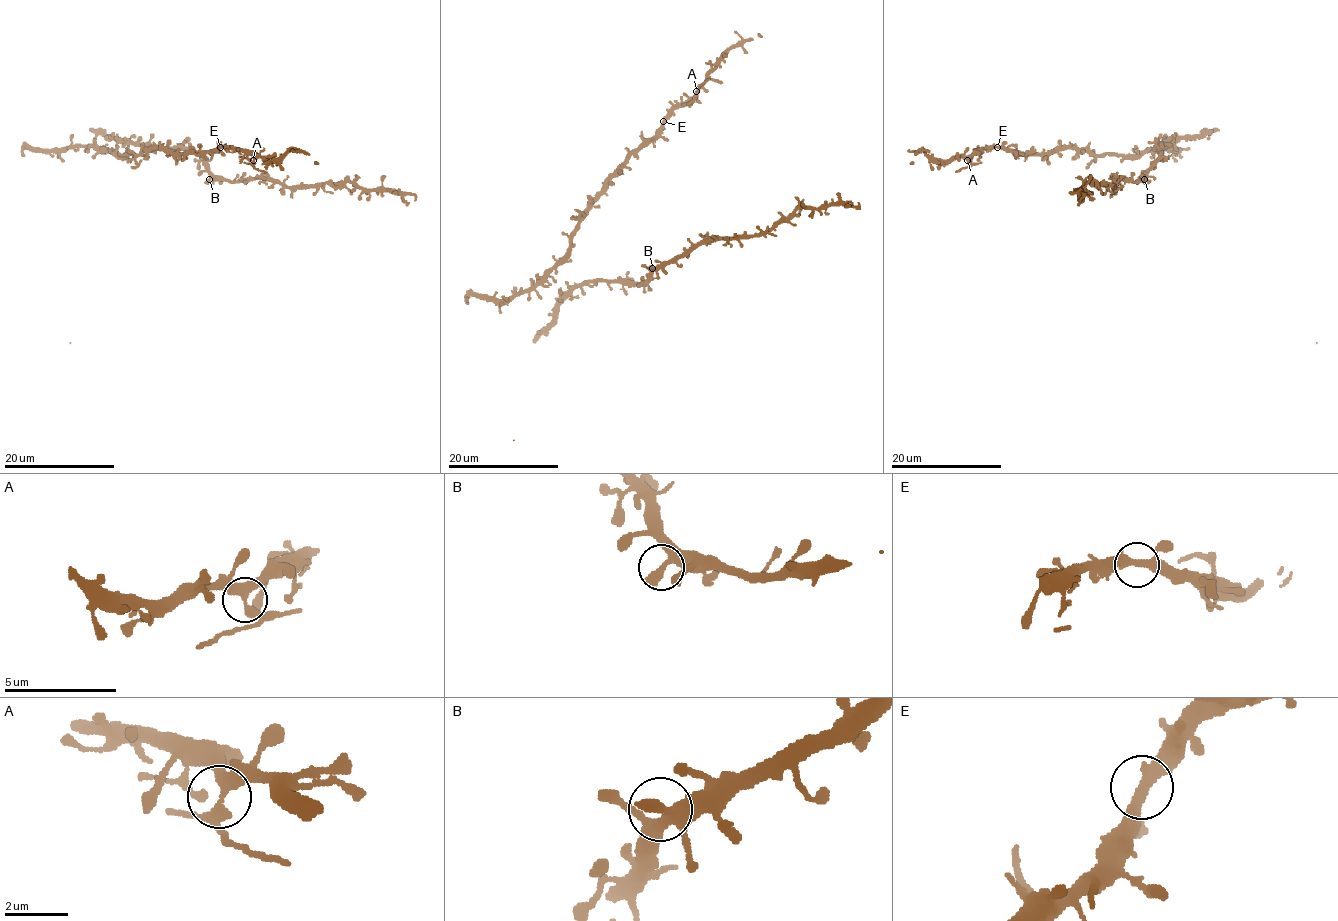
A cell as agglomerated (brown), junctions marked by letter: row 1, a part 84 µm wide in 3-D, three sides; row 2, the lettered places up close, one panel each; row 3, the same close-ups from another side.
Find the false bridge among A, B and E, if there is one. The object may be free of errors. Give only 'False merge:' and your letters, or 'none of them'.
False merge: A

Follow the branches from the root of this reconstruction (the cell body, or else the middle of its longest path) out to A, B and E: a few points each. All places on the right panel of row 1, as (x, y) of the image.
A: (1158, 150), (1125, 155), (1089, 154), (1075, 149), (1014, 153), (1003, 147), (985, 147), (967, 160)
B: (1158, 150), (1164, 143), (1158, 147), (1159, 157), (1144, 179)
E: (1158, 150), (1147, 149), (1136, 155), (1089, 154), (1075, 149), (1014, 153), (997, 147)

